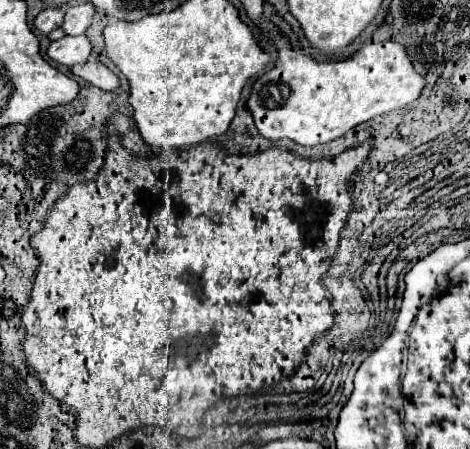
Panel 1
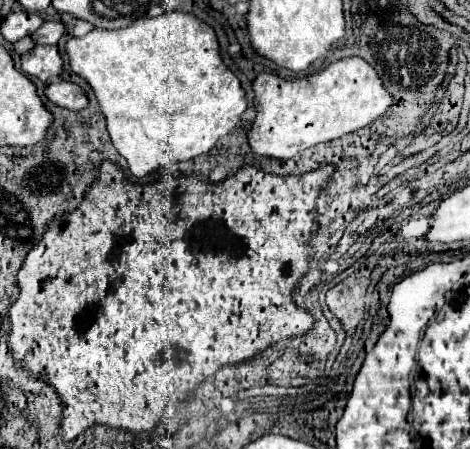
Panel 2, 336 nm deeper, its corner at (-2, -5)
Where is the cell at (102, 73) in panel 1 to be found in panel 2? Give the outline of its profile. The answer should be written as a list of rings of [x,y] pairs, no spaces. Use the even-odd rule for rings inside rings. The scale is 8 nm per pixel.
[[[55,80],[53,84],[47,86],[45,94],[51,102],[55,102],[63,108],[69,108],[69,110],[83,110],[89,106],[89,98],[87,98],[85,90],[75,82]]]

